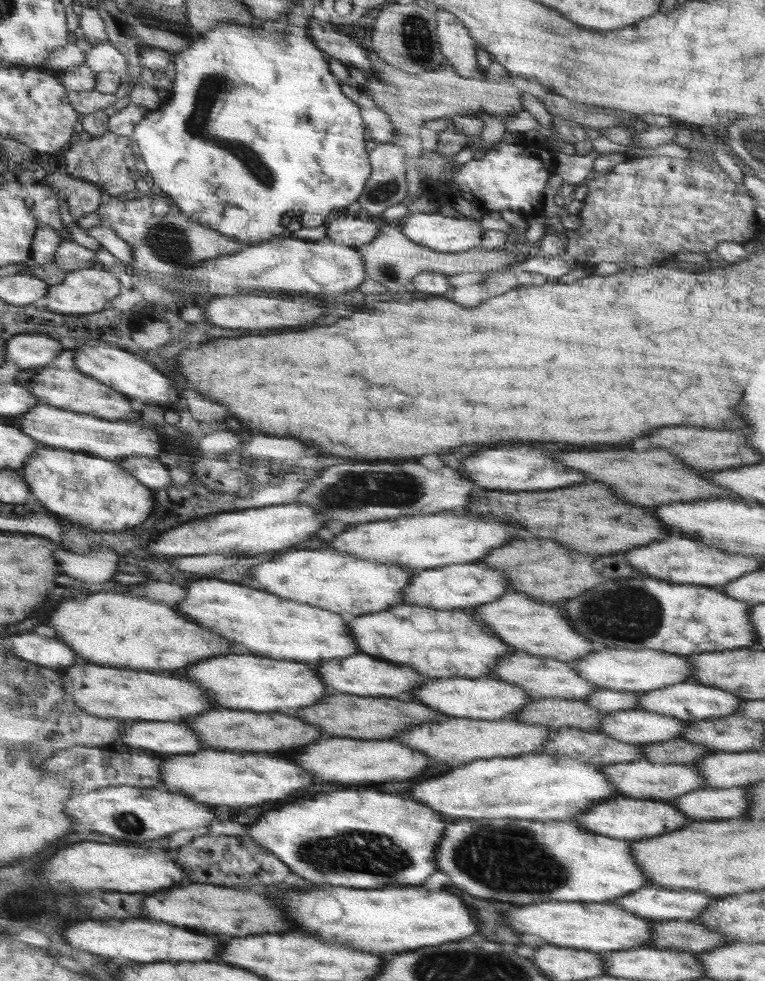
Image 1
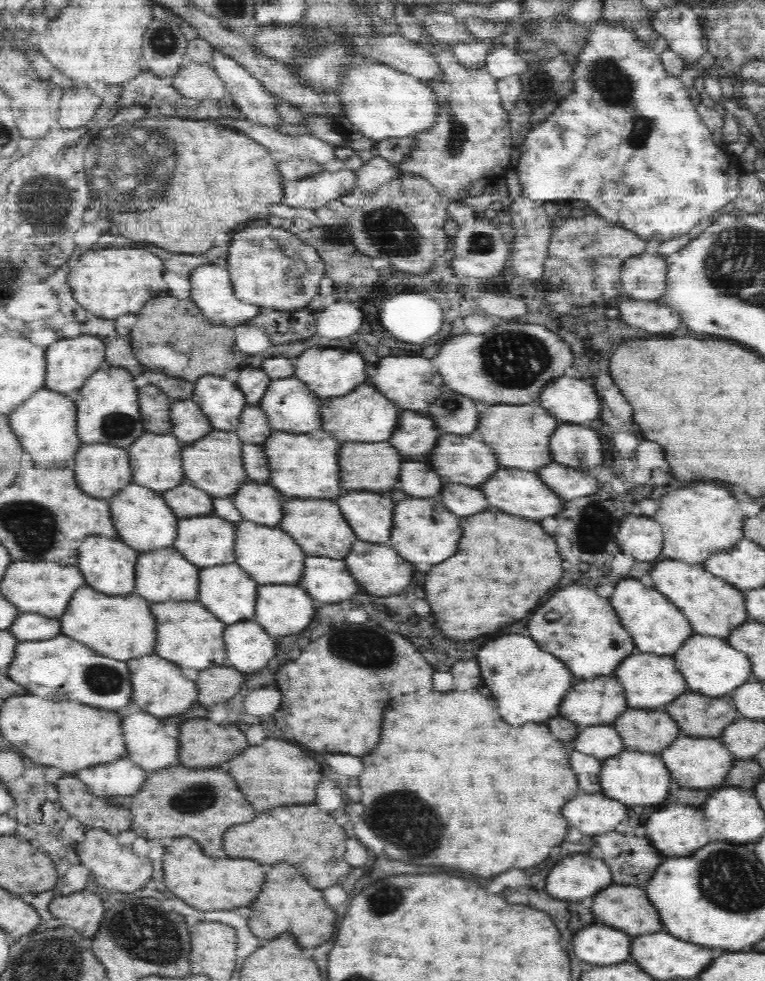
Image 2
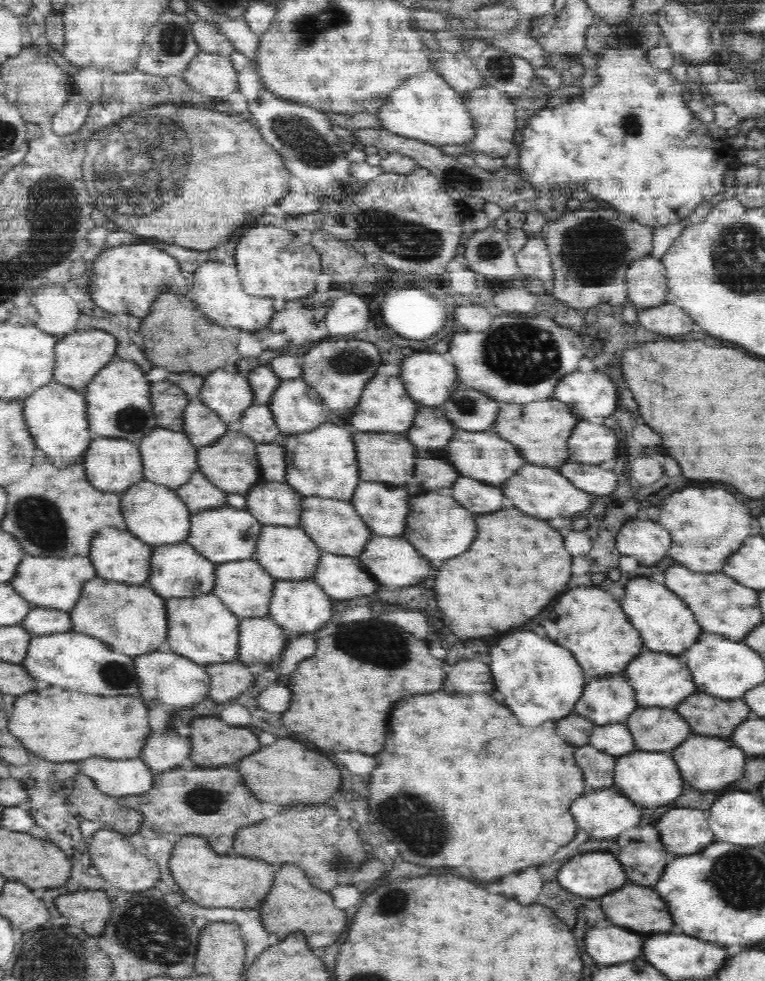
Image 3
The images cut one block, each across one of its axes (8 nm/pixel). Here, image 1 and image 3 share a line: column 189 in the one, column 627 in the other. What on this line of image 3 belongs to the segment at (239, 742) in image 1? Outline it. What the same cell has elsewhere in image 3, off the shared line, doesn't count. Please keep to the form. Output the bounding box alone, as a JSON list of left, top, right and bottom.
[627,708,694,751]

